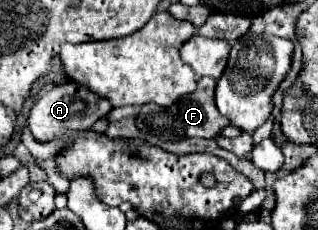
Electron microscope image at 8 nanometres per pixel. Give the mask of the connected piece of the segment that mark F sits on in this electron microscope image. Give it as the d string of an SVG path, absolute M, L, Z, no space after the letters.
M200 78L198 88L192 94L182 96L178 102L174 102L168 108L158 108L154 104L140 106L136 116L138 130L142 134L158 136L168 142L176 142L184 138L216 138L220 130L230 122L222 114L218 114L218 108L214 106L214 86L216 86L214 78Z

